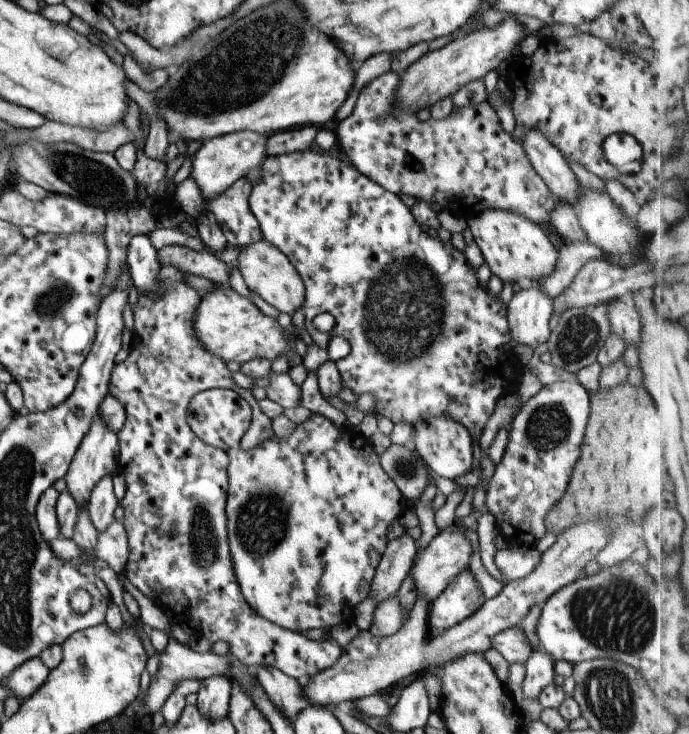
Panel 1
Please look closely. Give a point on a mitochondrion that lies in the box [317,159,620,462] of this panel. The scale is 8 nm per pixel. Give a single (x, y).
(406, 292)

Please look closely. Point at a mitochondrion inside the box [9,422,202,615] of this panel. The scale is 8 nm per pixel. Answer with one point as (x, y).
(176, 523)

